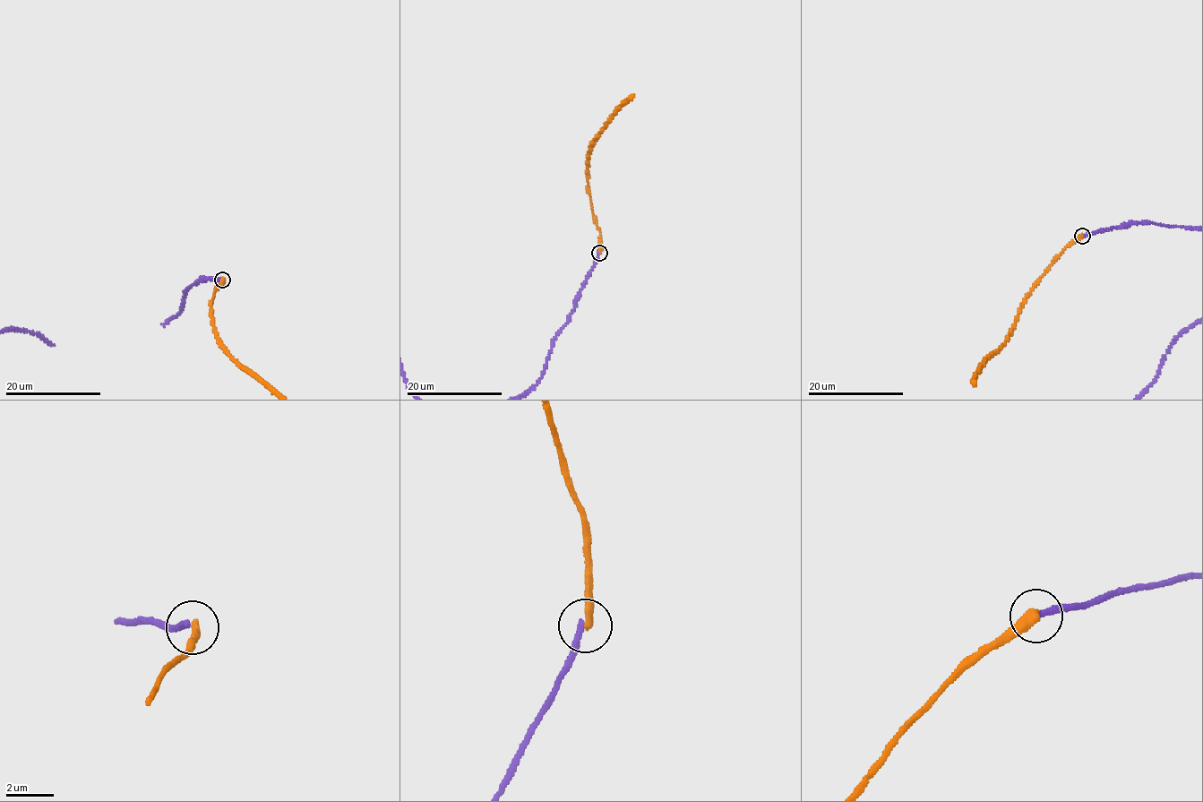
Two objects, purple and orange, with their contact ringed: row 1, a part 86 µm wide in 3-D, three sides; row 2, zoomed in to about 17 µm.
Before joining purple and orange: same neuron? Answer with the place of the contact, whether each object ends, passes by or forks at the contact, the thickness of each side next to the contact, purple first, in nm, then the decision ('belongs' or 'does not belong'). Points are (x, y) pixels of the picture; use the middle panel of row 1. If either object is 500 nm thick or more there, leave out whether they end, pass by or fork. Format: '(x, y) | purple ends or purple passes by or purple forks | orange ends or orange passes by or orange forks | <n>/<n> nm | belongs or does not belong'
(599, 253) | purple ends | orange ends | 280/420 nm | does not belong

